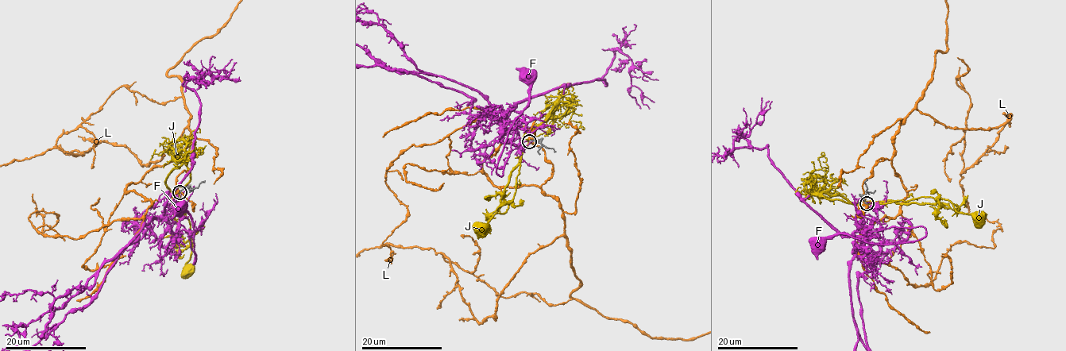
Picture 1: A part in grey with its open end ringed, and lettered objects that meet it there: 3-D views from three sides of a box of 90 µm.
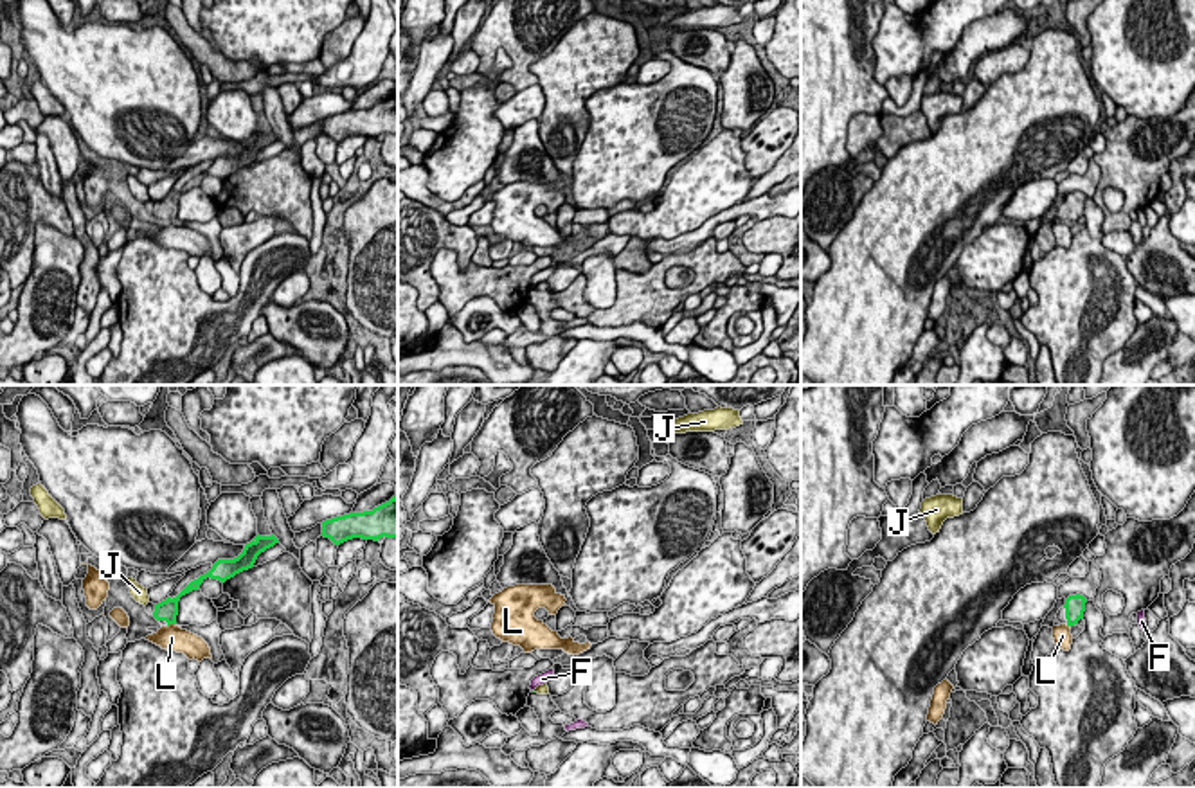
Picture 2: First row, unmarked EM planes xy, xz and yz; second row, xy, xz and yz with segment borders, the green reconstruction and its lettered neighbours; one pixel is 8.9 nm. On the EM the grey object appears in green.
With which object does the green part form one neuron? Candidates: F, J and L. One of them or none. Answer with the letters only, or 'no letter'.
no letter

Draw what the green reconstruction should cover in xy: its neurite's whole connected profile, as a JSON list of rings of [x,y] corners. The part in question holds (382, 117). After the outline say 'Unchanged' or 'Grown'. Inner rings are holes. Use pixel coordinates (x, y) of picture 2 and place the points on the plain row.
[[[398,95],[374,104],[373,108],[349,110],[322,119],[322,131],[335,142],[340,142],[353,135],[374,137],[398,135]]]. Unchanged

